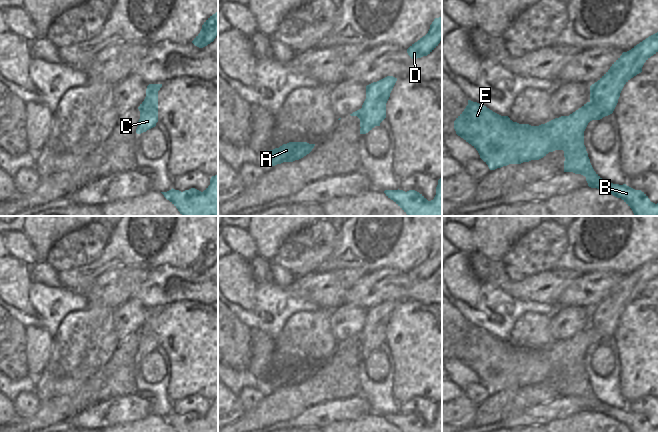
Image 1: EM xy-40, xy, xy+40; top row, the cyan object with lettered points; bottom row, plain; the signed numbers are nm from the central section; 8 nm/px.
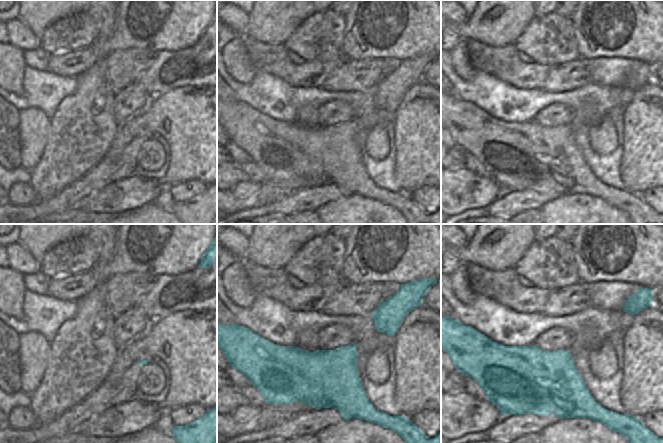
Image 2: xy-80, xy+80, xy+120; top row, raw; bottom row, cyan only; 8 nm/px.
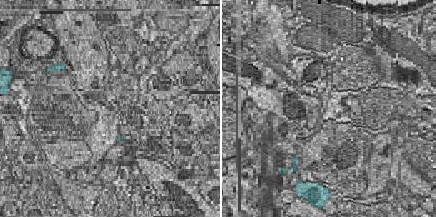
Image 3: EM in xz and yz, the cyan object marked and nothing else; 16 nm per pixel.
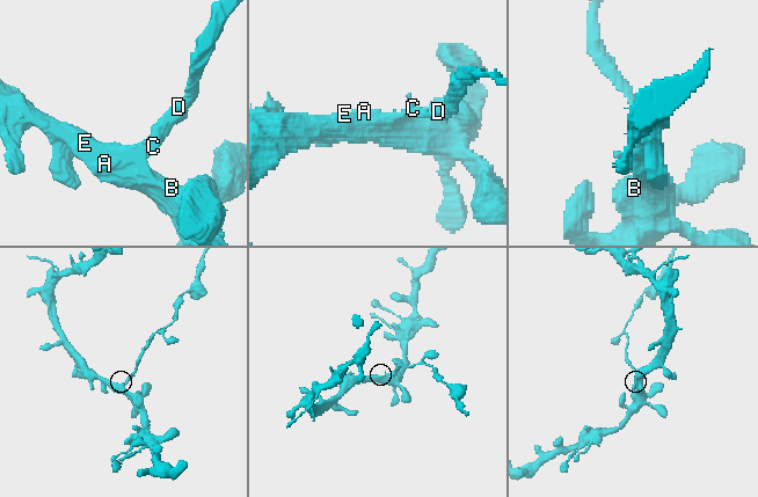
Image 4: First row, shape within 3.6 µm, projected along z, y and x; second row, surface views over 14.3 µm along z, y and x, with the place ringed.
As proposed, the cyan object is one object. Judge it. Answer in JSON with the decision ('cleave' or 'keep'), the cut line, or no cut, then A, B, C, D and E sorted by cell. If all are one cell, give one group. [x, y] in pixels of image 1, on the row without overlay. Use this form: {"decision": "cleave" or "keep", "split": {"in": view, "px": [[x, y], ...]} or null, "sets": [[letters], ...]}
{"decision": "cleave", "split": {"in": "xy+40", "px": [[589, 326], [598, 338], [591, 344]]}, "sets": [["A", "B", "E"], ["C", "D"]]}

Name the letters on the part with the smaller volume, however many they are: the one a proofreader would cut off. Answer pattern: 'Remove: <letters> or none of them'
Remove: C, D

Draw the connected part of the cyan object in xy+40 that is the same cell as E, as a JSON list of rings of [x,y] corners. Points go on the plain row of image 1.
[[[468,324],[464,335],[454,345],[456,358],[471,368],[479,377],[480,382],[495,394],[509,388],[521,388],[531,384],[539,384],[549,376],[564,375],[564,396],[573,396],[586,401],[588,410],[609,416],[621,422],[630,432],[658,432],[658,427],[650,425],[641,414],[635,414],[626,408],[613,408],[603,404],[593,393],[586,371],[584,369],[584,355],[588,347],[599,340],[594,330],[587,326],[569,340],[555,342],[539,350],[519,348],[508,340],[501,340],[483,328]]]

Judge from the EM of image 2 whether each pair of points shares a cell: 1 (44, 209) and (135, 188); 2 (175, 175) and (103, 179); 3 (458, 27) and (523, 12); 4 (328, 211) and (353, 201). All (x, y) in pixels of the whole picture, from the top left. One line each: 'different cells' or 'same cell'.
1: different cells
2: different cells
3: same cell
4: same cell

